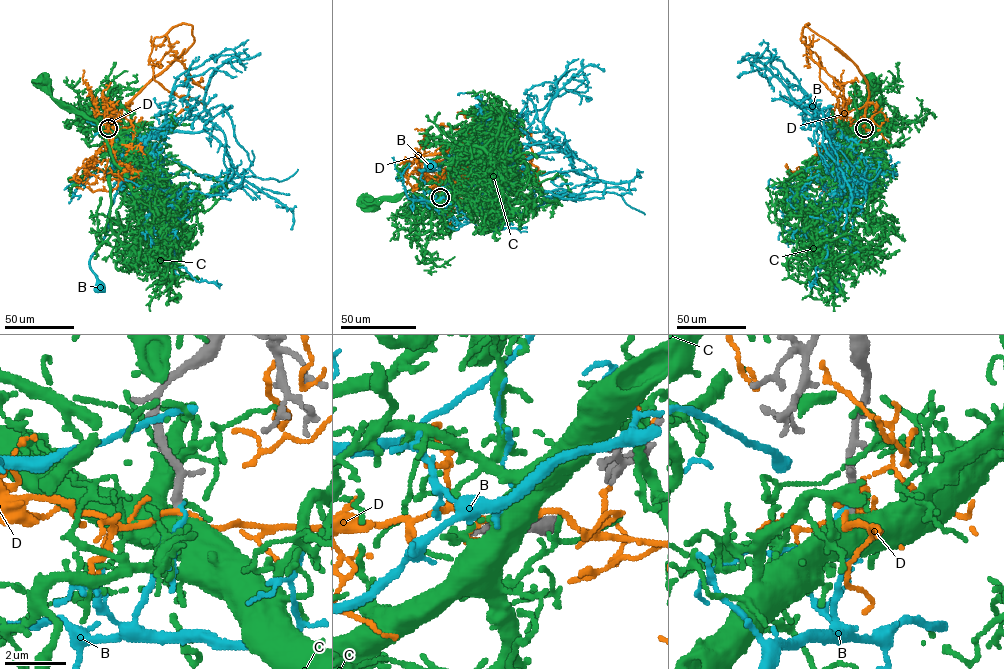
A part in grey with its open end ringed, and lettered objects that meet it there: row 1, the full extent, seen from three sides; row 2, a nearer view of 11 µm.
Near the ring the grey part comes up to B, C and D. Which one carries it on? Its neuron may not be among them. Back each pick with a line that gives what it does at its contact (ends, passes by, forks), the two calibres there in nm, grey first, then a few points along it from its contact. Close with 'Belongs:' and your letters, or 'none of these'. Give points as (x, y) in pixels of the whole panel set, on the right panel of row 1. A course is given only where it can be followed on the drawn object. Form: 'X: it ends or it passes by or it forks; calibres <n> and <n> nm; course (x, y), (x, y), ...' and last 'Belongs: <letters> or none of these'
C: it ends; calibres 260 and 700 nm; course (864, 129), (828, 167), (846, 136), (849, 122), (864, 107), (872, 79)
Belongs: C

